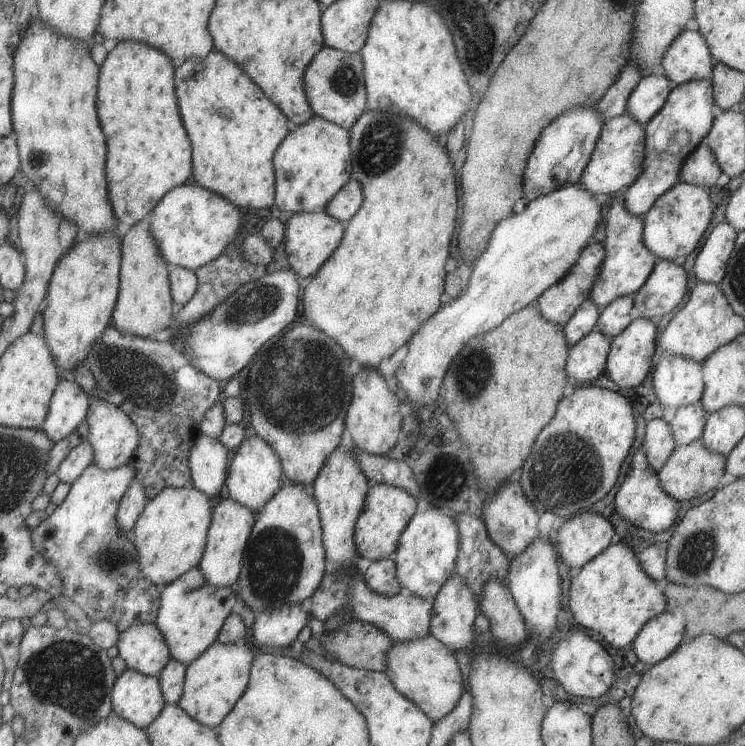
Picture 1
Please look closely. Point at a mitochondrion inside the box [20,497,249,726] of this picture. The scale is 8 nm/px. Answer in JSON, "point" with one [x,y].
{"point":[68,674]}

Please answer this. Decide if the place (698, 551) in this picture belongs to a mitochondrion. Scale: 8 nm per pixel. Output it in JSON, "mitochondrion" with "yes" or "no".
{"mitochondrion":"yes"}

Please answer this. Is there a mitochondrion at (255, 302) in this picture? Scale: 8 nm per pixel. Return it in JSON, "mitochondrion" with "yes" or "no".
{"mitochondrion":"yes"}

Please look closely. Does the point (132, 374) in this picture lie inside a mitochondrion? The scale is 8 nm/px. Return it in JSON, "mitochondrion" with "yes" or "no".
{"mitochondrion":"yes"}

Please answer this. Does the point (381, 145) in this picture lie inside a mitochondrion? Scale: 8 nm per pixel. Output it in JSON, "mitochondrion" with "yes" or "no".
{"mitochondrion":"yes"}

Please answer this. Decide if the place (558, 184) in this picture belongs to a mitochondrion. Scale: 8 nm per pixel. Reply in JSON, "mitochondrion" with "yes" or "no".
{"mitochondrion":"no"}

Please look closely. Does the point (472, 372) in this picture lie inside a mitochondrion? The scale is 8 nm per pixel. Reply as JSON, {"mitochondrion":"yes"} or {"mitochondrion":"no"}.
{"mitochondrion":"yes"}

